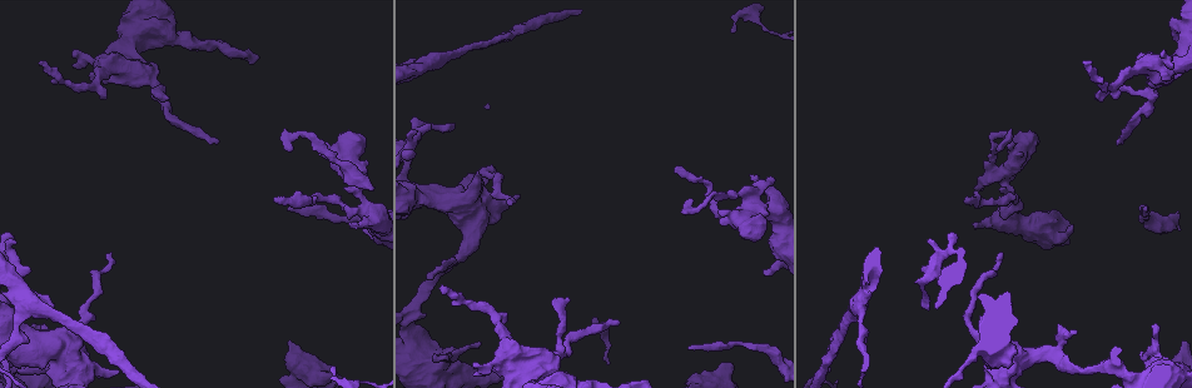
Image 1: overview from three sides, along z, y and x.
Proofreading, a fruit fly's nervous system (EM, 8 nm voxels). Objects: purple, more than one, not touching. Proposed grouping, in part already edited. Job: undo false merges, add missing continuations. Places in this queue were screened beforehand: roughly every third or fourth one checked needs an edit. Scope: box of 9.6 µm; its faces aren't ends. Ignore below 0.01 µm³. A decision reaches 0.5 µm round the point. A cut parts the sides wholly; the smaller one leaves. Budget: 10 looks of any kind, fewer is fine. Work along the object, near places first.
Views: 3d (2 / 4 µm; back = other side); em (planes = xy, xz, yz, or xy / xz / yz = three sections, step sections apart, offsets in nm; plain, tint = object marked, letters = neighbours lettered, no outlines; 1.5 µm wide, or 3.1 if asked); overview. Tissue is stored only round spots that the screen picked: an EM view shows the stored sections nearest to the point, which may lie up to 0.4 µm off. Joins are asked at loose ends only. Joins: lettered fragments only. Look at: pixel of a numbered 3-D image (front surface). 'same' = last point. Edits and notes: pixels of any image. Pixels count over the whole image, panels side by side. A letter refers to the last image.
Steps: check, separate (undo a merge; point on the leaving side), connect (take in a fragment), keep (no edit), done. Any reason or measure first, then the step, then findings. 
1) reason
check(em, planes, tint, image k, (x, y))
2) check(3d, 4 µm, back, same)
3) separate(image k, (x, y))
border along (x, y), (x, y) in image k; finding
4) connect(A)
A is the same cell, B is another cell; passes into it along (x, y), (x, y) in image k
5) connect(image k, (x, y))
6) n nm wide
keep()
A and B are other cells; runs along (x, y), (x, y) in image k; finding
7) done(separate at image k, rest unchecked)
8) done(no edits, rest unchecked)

an open end
check(em, planes, plain, image 1, (436, 358))

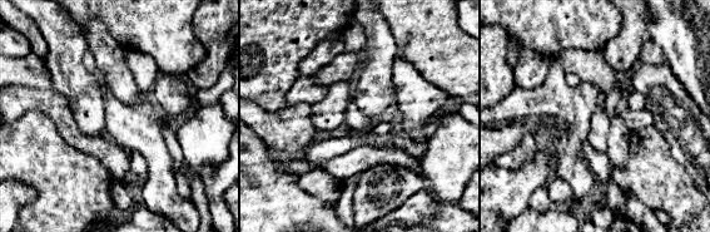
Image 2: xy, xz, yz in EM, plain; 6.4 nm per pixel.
what lies round it
check(em, planes, letters, same)

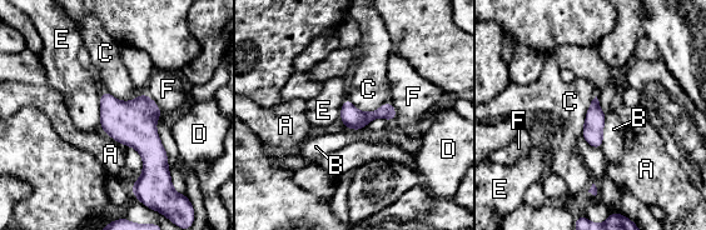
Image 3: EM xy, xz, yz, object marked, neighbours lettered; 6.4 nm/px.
C touches over 280 nm
keep()
A, B, C, D, E and F are other cells; no lettered fragment goes on from it

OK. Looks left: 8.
check(3d, 4 µm, image 1, (441, 286))

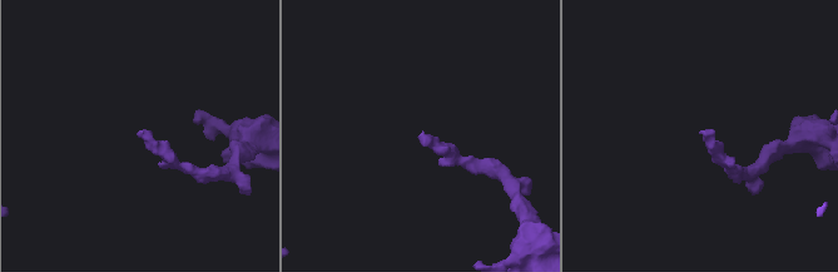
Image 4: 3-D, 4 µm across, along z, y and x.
check(em, planes, letters, image 4, (143, 134))

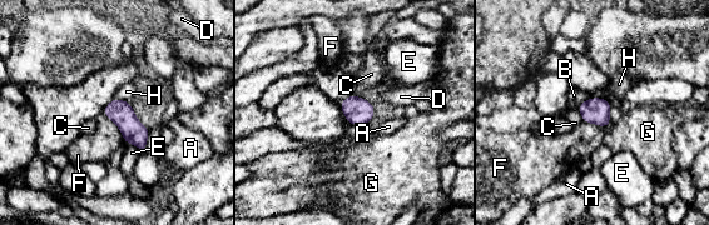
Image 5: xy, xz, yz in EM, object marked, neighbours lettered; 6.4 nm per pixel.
keep()
A, B, C, D, E, F, G and H are other cells; border along (103, 113), (120, 131), (125, 144) in image 5; no lettered fragment goes on from it

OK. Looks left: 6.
sharp bend
check(em, planes, letters, image 1, (692, 211))

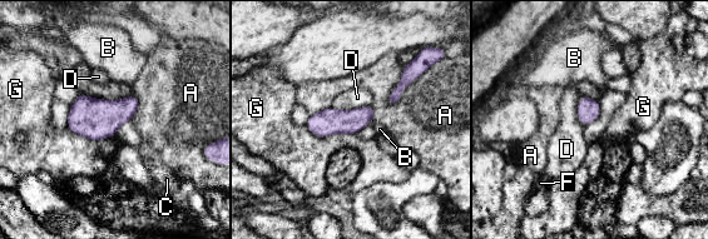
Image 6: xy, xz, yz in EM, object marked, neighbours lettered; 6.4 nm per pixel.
keep()
A, B, C, D, F and G are other cells; border along (305, 127), (320, 137), (356, 134) in image 6; continuous, no second neuron

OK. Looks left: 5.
check(3d, 4 µm, image 1, (102, 375))

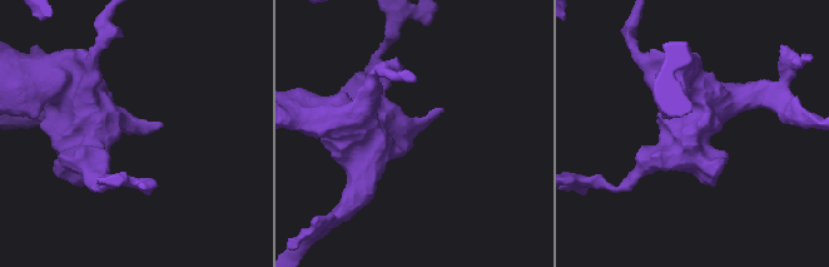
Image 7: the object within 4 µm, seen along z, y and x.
shape alone is not enough
check(em, 3.1 µm, planes, letters, image 7, (412, 144))

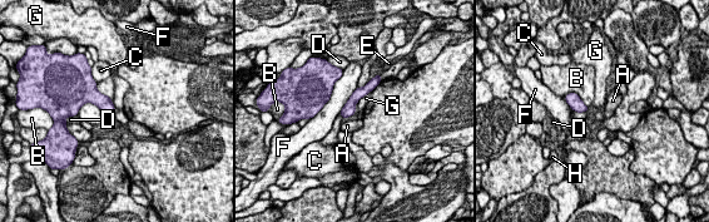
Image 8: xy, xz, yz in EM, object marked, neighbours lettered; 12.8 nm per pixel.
keep()
A, B, C, D, E, F, G and H are other cells; border along (370, 90), (356, 103) in image 8; none of them fits

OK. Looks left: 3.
done(no edits, rest unchecked)

